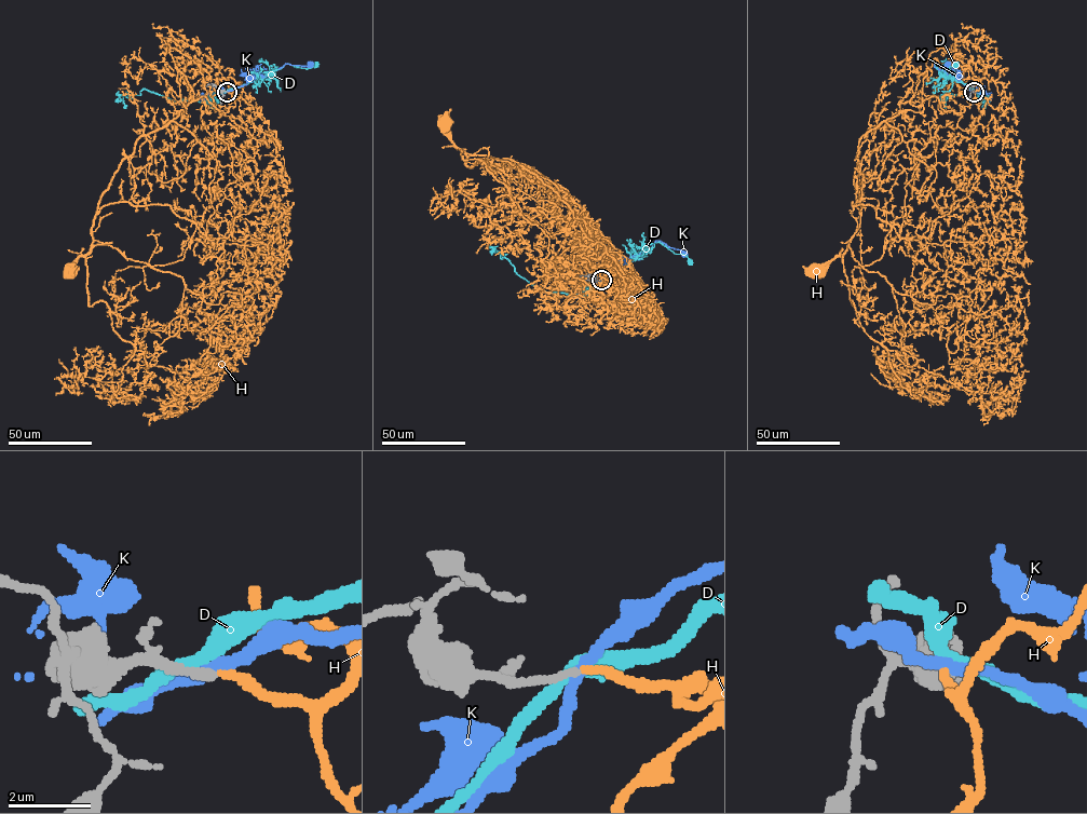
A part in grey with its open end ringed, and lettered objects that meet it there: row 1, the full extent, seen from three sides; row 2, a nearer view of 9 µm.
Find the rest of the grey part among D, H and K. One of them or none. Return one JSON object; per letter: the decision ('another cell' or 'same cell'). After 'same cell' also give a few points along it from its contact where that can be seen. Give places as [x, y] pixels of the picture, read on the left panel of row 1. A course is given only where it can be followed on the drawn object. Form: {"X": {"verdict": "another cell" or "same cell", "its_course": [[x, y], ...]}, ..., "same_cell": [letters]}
{"D": {"verdict": "another cell"}, "H": {"verdict": "same cell", "its_course": [[227, 92], [235, 104], [227, 112], [202, 96], [137, 139], [103, 194], [92, 248], [68, 270]]}, "K": {"verdict": "another cell"}, "same_cell": ["H"]}

